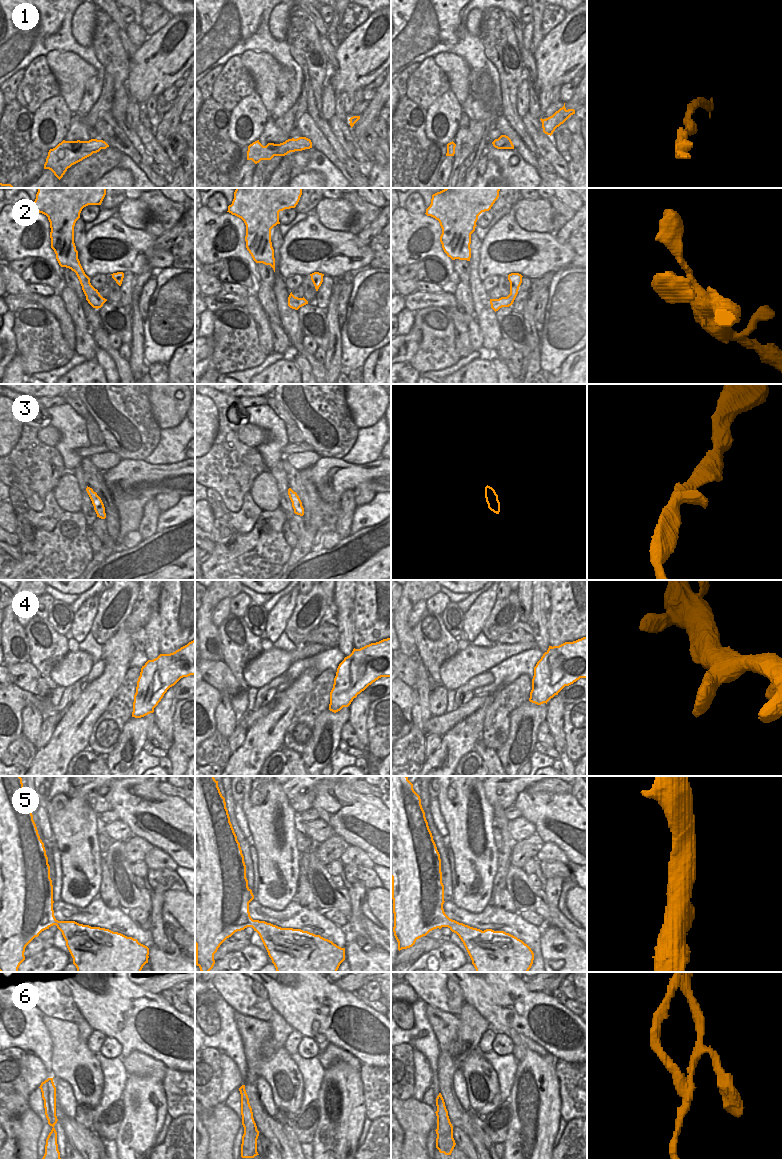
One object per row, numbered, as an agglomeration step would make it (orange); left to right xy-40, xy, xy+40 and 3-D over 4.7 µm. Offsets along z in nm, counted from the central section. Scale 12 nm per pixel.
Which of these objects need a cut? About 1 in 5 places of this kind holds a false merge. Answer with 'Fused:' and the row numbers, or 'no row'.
Fused: 6

